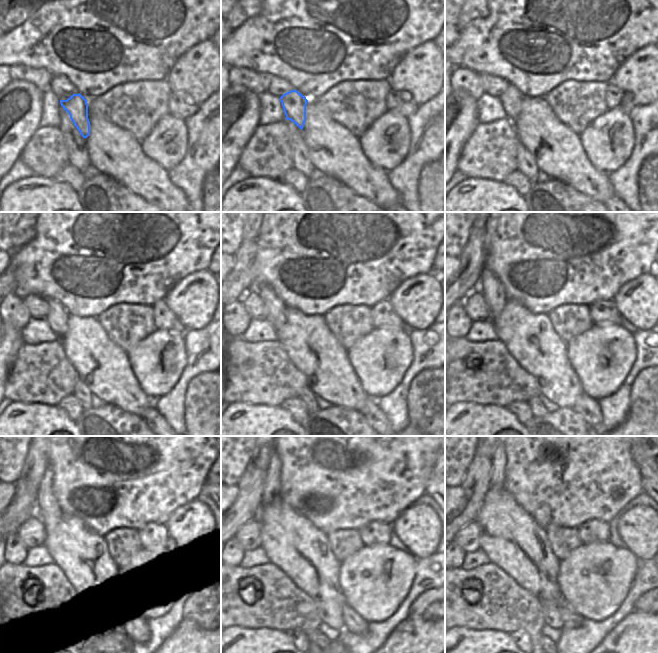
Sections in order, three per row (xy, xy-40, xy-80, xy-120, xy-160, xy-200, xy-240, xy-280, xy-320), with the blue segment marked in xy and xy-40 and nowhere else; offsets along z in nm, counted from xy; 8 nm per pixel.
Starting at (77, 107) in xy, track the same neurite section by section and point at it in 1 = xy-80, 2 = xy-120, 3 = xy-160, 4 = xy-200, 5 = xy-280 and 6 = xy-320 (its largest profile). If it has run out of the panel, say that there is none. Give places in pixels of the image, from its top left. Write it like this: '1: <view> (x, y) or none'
1: xy-80 (511, 99)
2: xy-120 (57, 318)
3: xy-160 (275, 308)
4: xy-200 (493, 290)
5: xy-280 (271, 493)
6: xy-320 (498, 461)

